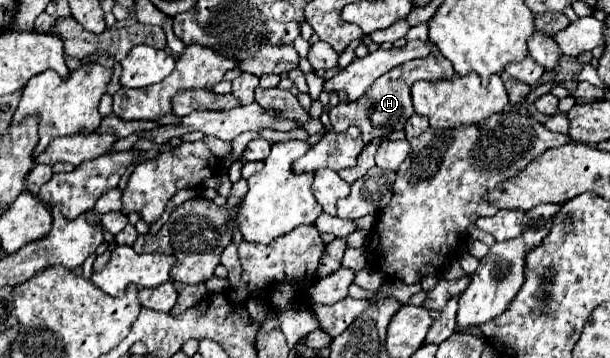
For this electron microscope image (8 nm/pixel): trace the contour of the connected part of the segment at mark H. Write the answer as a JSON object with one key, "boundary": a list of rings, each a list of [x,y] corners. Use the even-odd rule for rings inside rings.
{"boundary":[[[429,54],[427,58],[417,58],[411,62],[405,62],[393,70],[389,70],[387,74],[383,74],[381,78],[377,78],[373,82],[373,86],[355,102],[345,102],[345,104],[337,104],[329,110],[329,120],[335,132],[343,132],[349,126],[357,126],[361,130],[361,138],[365,144],[369,144],[375,138],[383,138],[391,132],[403,130],[405,122],[411,118],[413,114],[413,106],[411,106],[411,86],[417,80],[436,81],[440,79],[450,79],[455,72],[451,62],[447,62],[443,56],[433,58],[433,54]]]}

